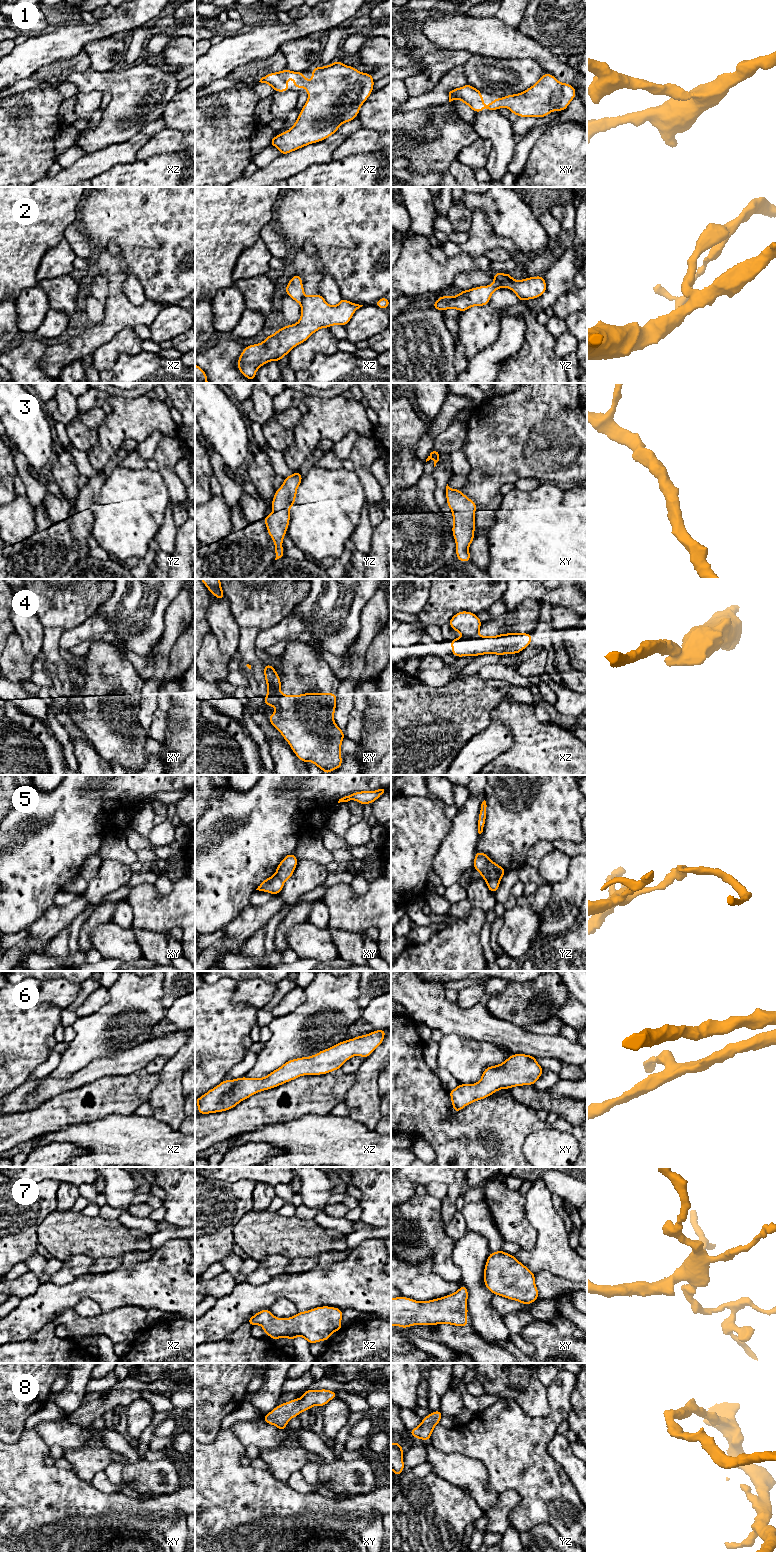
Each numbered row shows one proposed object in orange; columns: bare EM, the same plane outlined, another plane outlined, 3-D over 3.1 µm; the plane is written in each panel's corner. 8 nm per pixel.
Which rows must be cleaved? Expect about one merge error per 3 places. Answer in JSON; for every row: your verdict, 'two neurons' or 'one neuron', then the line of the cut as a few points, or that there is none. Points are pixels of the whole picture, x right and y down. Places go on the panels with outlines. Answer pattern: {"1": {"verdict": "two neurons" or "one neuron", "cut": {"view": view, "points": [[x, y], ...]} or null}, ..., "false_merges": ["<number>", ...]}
{"1": {"verdict": "one neuron", "cut": null}, "2": {"verdict": "two neurons", "cut": {"view": "yz", "points": [[511, 278], [506, 280], [502, 286]]}}, "3": {"verdict": "one neuron", "cut": null}, "4": {"verdict": "two neurons", "cut": {"view": "xy", "points": [[281, 693], [266, 695]]}}, "5": {"verdict": "two neurons", "cut": {"view": "yz", "points": [[486, 879], [499, 880]]}}, "6": {"verdict": "one neuron", "cut": null}, "7": {"verdict": "one neuron", "cut": null}, "8": {"verdict": "one neuron", "cut": null}, "false_merges": ["2", "4", "5"]}

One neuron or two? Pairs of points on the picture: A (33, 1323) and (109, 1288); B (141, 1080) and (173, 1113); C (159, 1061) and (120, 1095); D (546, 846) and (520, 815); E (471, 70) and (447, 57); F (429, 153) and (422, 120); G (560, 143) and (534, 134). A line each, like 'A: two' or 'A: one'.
A: one
B: two
C: two
D: two
E: two
F: two
G: two

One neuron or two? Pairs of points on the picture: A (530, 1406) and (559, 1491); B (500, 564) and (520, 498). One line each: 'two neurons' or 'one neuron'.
A: two neurons
B: one neuron

